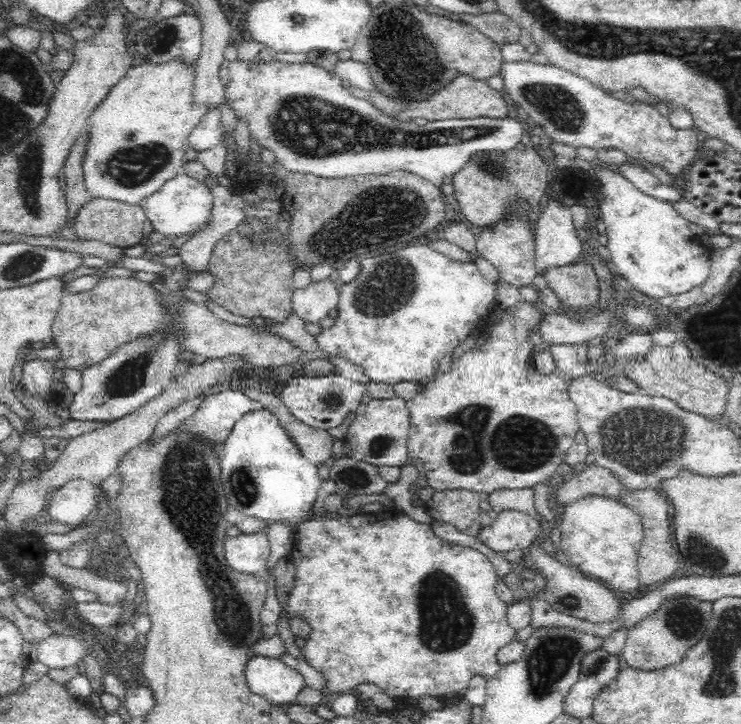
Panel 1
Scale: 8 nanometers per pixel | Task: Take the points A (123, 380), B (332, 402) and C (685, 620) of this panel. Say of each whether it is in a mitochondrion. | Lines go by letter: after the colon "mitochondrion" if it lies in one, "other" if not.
A: mitochondrion
B: mitochondrion
C: mitochondrion

